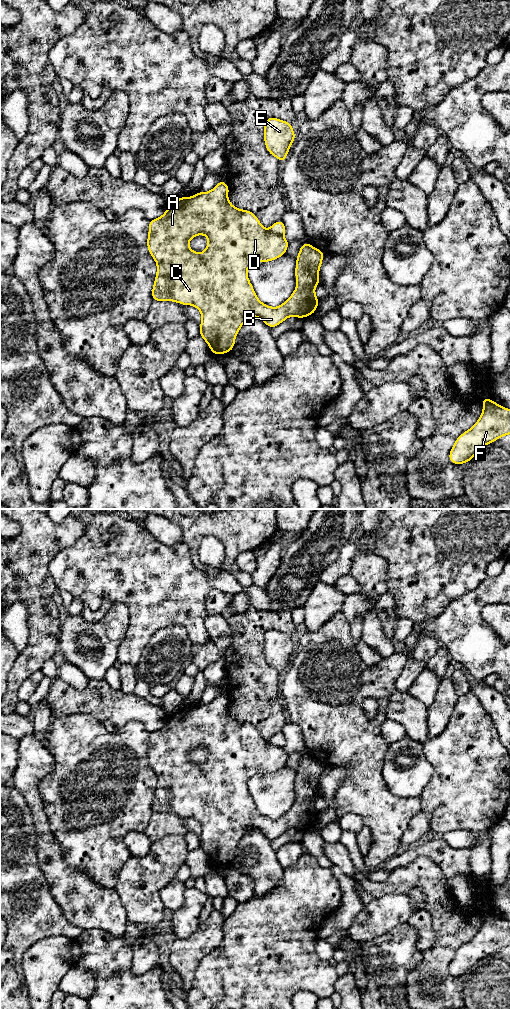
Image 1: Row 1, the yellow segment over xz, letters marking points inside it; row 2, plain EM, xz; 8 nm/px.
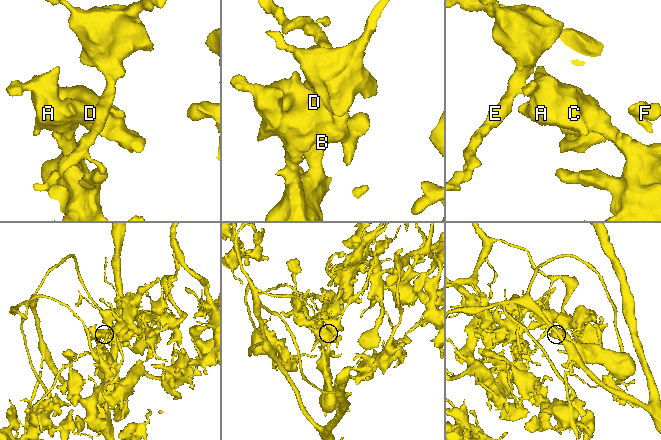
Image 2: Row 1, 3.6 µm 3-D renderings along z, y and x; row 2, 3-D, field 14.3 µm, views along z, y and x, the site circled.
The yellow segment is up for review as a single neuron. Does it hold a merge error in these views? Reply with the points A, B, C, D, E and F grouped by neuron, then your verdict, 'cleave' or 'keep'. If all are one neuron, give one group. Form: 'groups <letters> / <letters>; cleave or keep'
groups A B C D F / E; cleave

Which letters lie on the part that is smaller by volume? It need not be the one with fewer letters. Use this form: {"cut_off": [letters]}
{"cut_off": ["E"]}

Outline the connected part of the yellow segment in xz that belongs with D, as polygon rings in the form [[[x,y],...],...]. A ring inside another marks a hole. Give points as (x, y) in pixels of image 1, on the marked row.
[[[220,181],[208,192],[172,201],[161,217],[150,220],[147,239],[149,253],[157,264],[152,298],[196,307],[202,317],[200,336],[215,355],[231,352],[236,335],[249,317],[257,317],[273,328],[288,317],[312,315],[319,304],[315,287],[320,285],[319,270],[325,256],[321,250],[304,243],[296,258],[296,288],[292,295],[278,307],[262,303],[249,281],[247,270],[255,263],[278,259],[285,254],[289,242],[283,235],[269,233],[253,212],[234,207],[228,193],[228,185]],[[197,235],[205,235],[208,239],[201,253],[189,246],[189,241]]]

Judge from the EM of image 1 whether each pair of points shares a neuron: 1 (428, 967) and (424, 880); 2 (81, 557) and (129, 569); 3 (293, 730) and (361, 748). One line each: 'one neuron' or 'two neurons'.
1: one neuron
2: one neuron
3: two neurons

